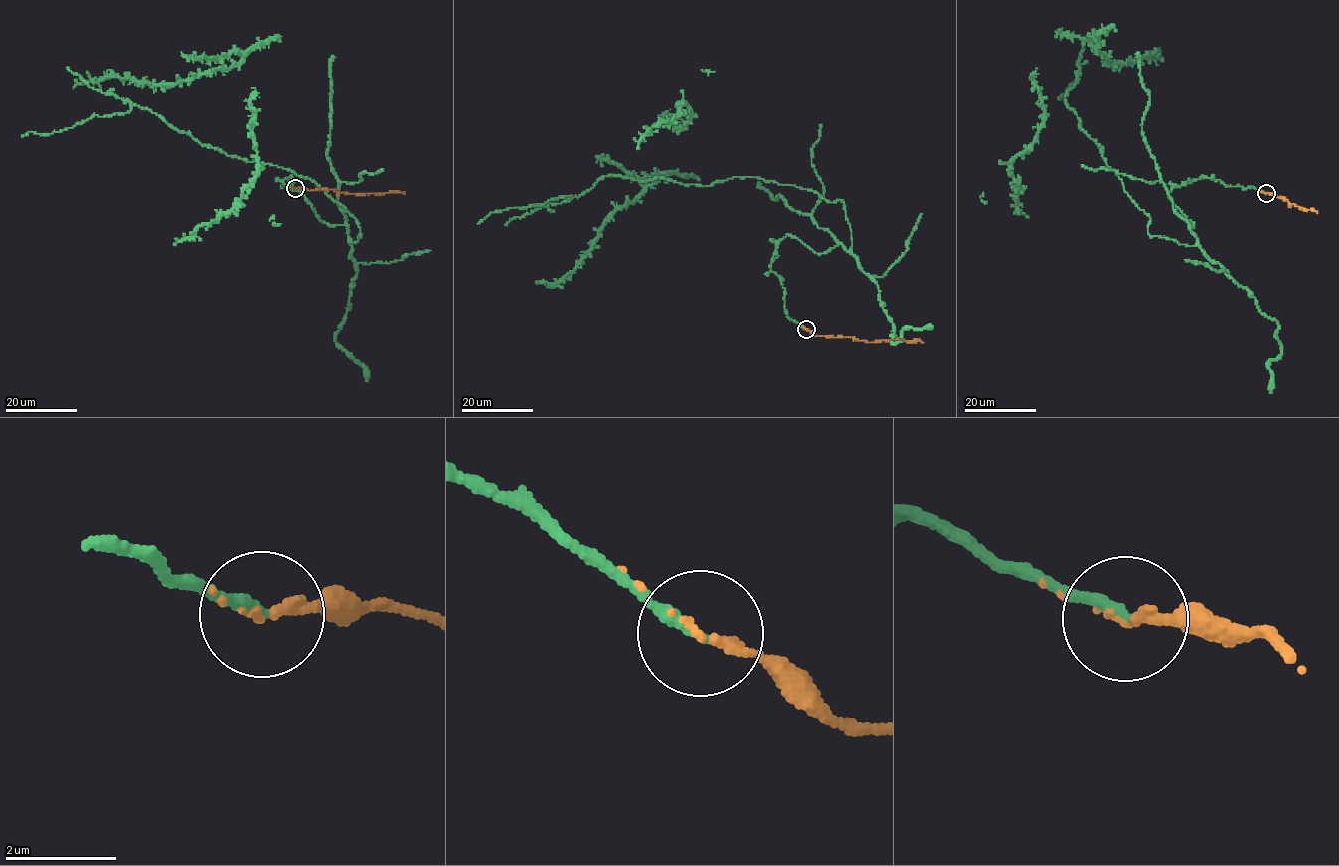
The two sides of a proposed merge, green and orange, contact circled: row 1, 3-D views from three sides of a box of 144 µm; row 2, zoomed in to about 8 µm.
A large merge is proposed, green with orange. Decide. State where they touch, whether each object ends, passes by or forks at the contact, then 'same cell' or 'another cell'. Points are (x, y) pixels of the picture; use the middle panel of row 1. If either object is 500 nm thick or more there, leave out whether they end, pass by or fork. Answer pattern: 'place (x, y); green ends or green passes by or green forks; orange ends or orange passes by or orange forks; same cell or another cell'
place (806, 329); green ends; orange passes by; same cell

